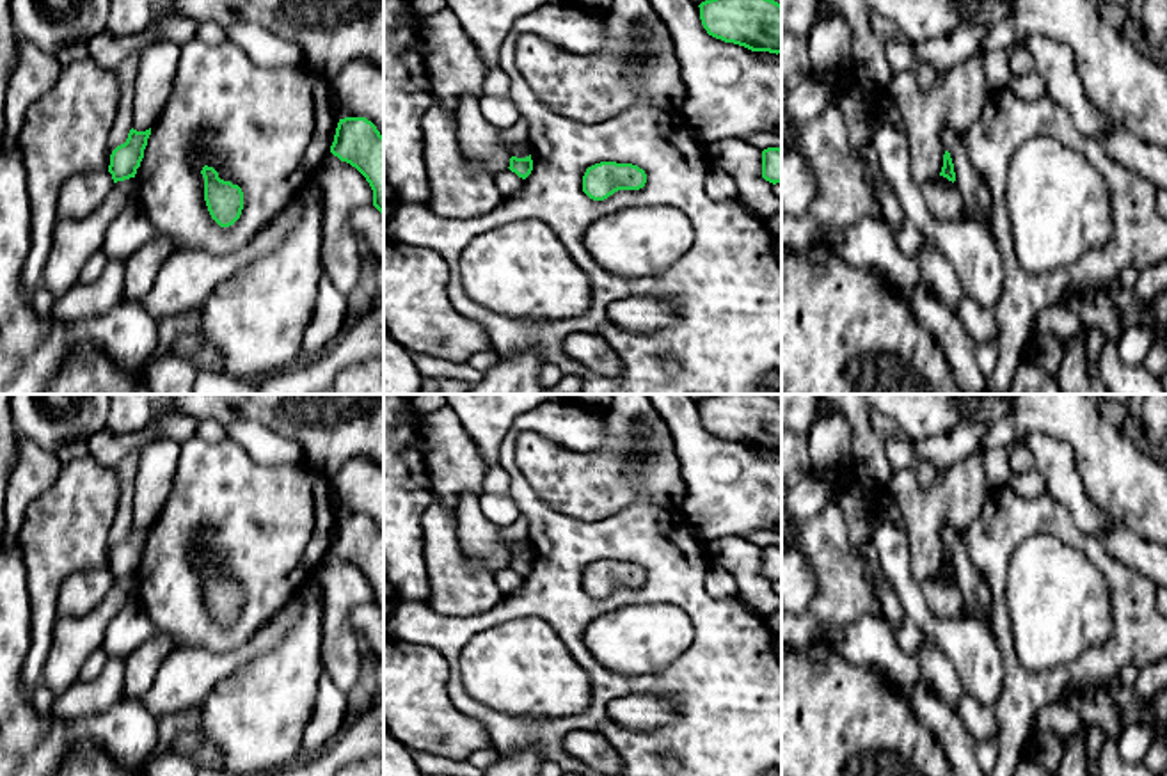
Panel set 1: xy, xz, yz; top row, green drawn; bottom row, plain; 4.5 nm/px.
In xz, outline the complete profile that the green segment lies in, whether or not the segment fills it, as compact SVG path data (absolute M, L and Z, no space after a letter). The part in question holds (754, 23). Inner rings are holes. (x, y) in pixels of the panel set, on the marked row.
M705 0L700 20L709 36L751 51L782 53L782 5L774 0Z

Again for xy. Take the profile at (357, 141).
M366 117L339 119L330 153L366 178L384 215L384 137L377 126Z

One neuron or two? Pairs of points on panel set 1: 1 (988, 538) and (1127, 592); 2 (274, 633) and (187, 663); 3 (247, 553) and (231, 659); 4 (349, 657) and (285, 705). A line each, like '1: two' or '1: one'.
1: one
2: one
3: two
4: two

